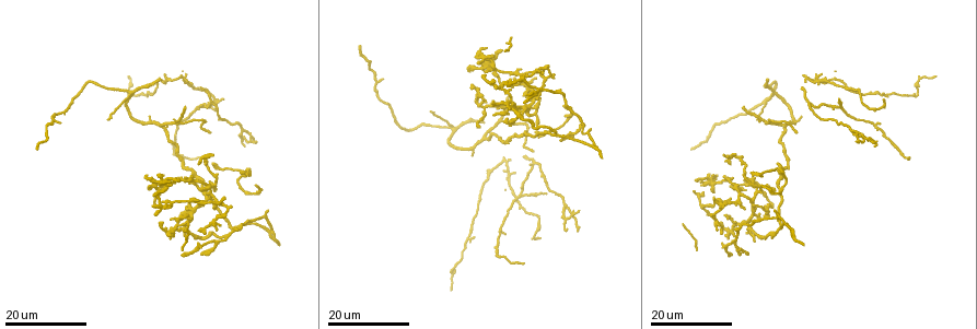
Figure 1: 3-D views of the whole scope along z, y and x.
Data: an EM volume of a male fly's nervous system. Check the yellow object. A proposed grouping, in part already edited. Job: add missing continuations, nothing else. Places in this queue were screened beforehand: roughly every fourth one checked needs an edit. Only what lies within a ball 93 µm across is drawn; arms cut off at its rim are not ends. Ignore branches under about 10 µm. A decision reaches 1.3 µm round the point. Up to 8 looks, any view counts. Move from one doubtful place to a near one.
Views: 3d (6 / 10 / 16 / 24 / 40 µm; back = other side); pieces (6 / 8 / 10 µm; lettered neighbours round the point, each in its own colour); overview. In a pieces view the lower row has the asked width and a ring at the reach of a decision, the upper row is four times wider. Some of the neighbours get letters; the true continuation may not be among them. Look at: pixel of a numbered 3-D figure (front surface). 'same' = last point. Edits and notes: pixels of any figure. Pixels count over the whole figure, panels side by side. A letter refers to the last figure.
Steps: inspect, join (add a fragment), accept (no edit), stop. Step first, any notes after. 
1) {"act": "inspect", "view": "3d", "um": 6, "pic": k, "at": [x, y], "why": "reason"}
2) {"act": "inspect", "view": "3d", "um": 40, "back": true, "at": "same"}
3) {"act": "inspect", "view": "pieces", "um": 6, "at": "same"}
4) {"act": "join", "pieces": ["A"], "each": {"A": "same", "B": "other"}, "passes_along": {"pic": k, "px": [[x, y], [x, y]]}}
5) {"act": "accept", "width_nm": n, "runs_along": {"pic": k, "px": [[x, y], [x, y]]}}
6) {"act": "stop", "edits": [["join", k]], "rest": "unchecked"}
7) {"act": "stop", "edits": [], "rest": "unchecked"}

{"act": "inspect", "view": "3d", "um": 24, "pic": 1, "at": [523, 100], "why": "branch stops here"}

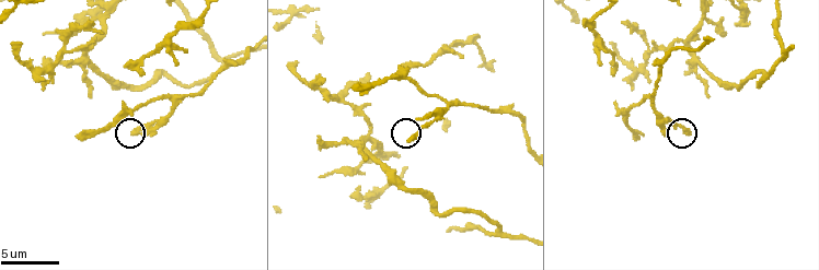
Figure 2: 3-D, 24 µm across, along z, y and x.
{"act": "inspect", "view": "3d", "um": 10, "pic": 2, "at": [408, 140]}

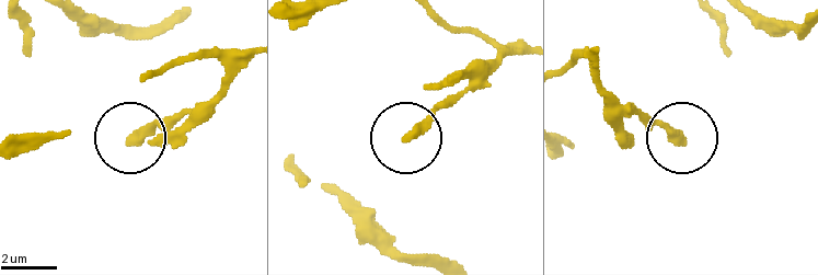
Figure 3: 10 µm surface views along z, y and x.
{"act": "inspect", "view": "pieces", "um": 8, "pic": 3, "at": [682, 140]}

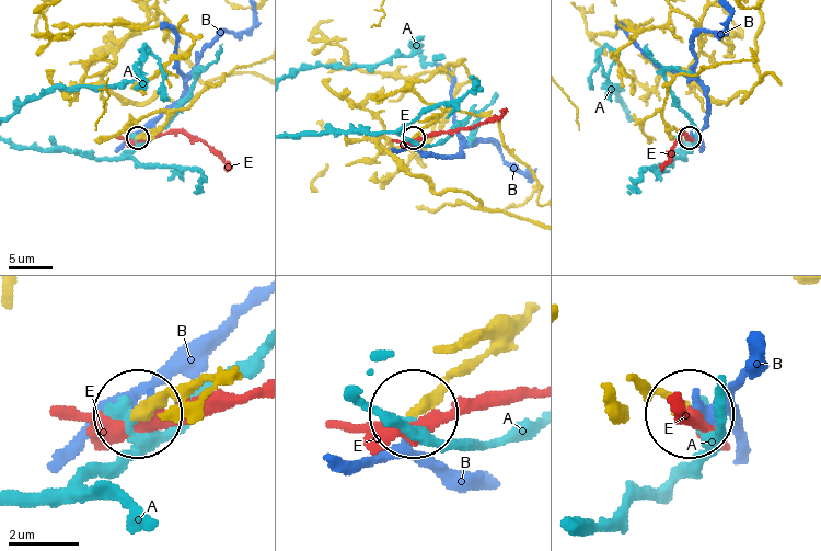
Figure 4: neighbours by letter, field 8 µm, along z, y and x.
{"act": "accept", "each": {"A": "other", "B": "other", "E": "other"}, "runs_along": {"pic": 4, "px": [[523, 322], [453, 367], [412, 408]]}, "found": "none of them fits"}

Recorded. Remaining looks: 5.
{"act": "inspect", "view": "3d", "um": 6, "pic": 2, "at": [355, 86], "why": "branch stops here"}

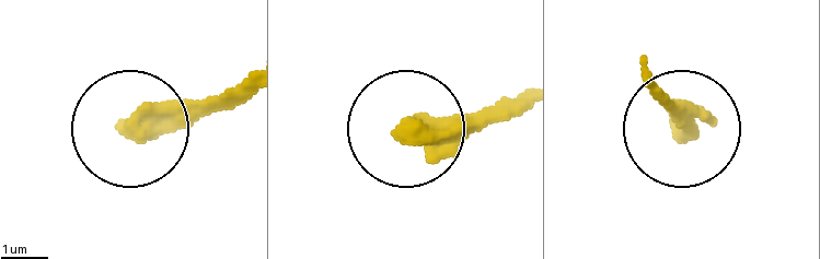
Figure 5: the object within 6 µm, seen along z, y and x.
{"act": "inspect", "view": "pieces", "um": 6, "pic": 5, "at": [404, 136], "why": "see the neighbours"}

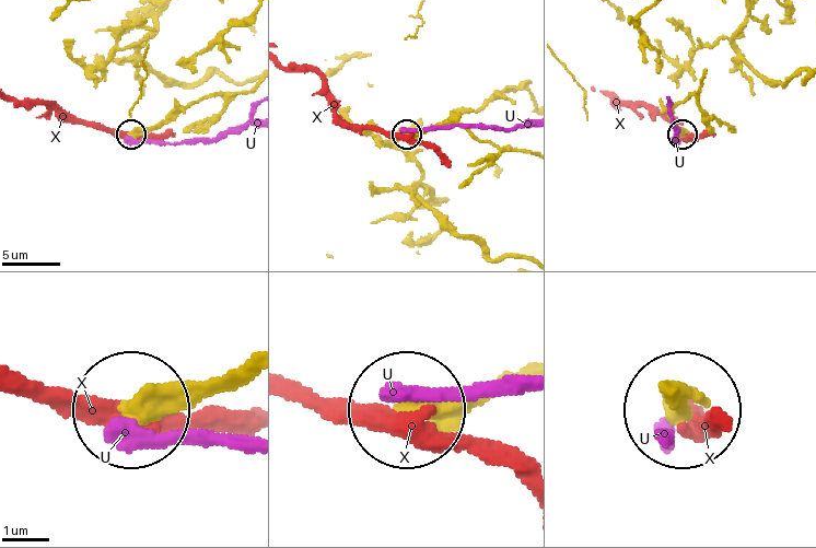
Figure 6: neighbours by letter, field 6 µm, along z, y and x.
{"act": "accept", "each": {"U": "other", "X": "other"}, "runs_along": {"pic": 6, "px": [[249, 361], [167, 384], [136, 411]]}, "found": "no lettered fragment goes on from it"}

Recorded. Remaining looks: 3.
{"act": "inspect", "view": "3d", "um": 24, "pic": 1, "at": [713, 173], "why": "an open end"}

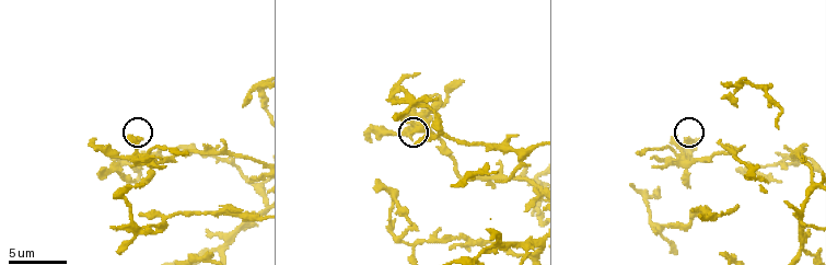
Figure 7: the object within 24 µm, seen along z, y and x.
{"act": "inspect", "view": "pieces", "um": 8, "pic": 7, "at": [687, 137], "why": "see the neighbours"}

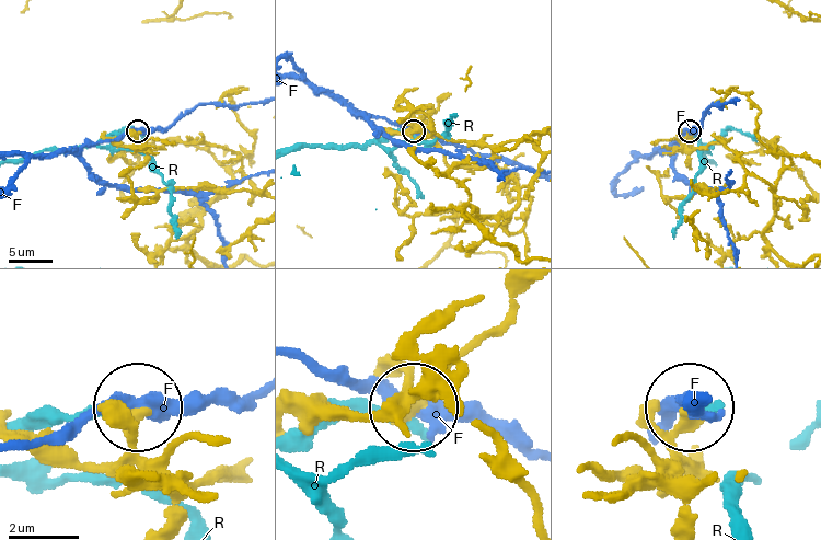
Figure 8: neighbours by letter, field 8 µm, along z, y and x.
{"act": "accept", "width_nm": 310, "each": {"F": "other", "R": "other"}, "found": "none of them fits"}

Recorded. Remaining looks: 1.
{"act": "inspect", "view": "pieces", "um": 8, "pic": 7, "at": [452, 250], "why": "an open end"}

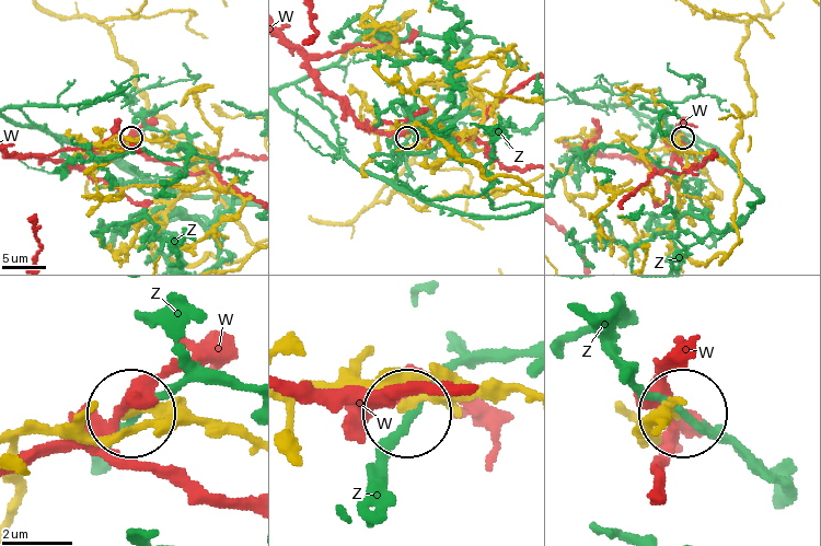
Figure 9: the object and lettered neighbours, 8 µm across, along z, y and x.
{"act": "accept", "each": {"W": "other", "Z": "other"}, "runs_along": {"pic": 9, "px": [[249, 437], [127, 414]]}, "found": "no lettered fragment goes on from it"}

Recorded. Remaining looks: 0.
{"act": "stop", "edits": [], "rest": "unchecked"}

